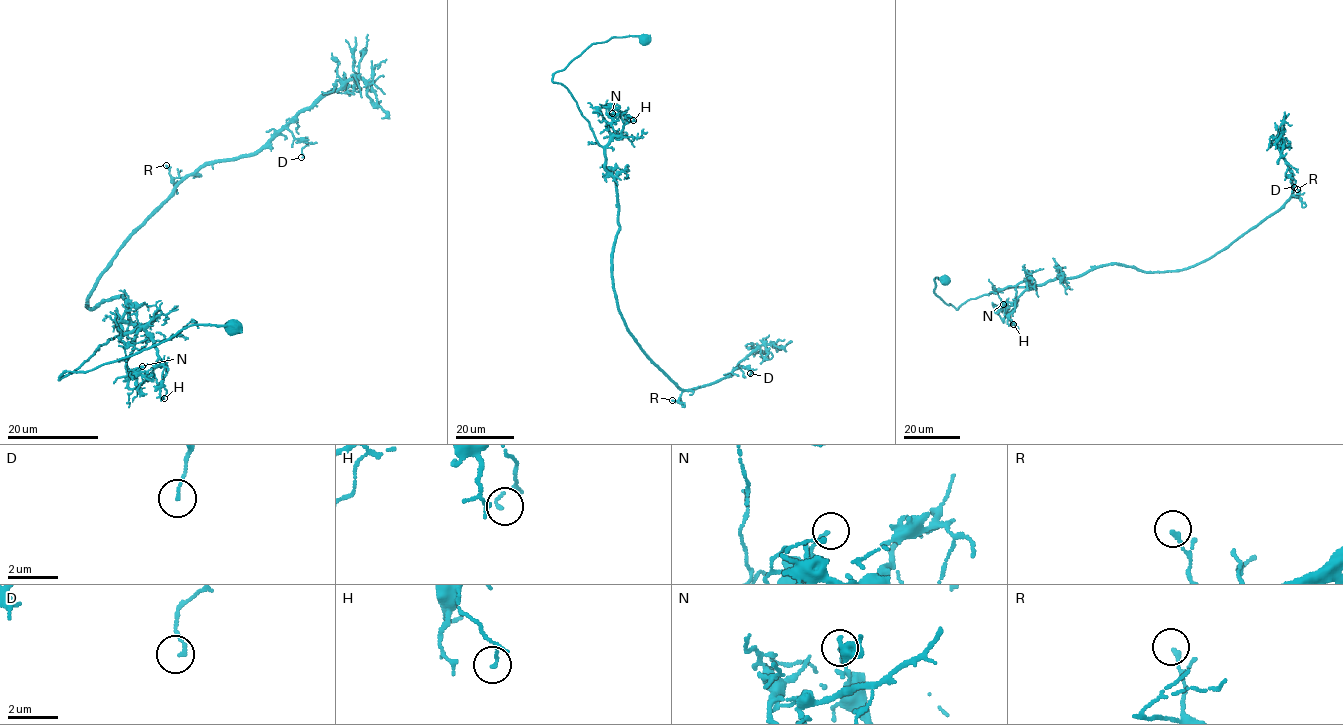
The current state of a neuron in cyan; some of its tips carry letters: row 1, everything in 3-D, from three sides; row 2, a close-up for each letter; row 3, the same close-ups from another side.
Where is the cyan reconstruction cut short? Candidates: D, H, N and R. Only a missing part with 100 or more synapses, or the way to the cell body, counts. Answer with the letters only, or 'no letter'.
no letter

